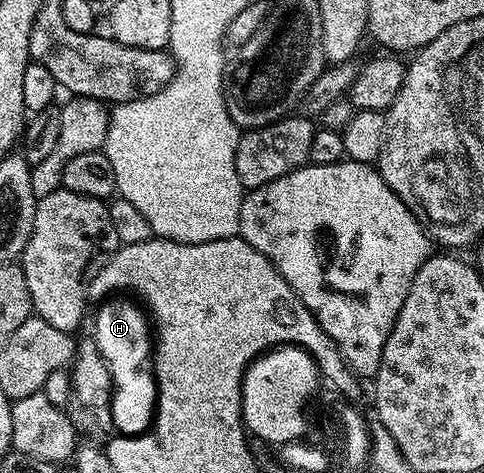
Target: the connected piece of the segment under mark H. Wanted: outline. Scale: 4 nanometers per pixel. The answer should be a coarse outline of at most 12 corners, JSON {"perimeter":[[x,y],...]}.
{"perimeter":[[112,295],[93,340],[111,372],[116,434],[157,412],[152,322]]}

